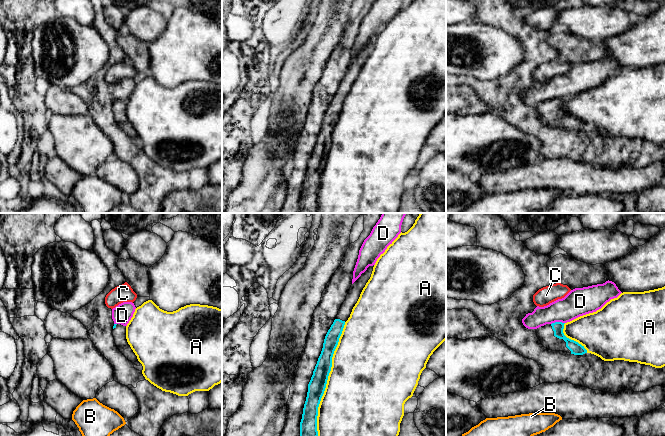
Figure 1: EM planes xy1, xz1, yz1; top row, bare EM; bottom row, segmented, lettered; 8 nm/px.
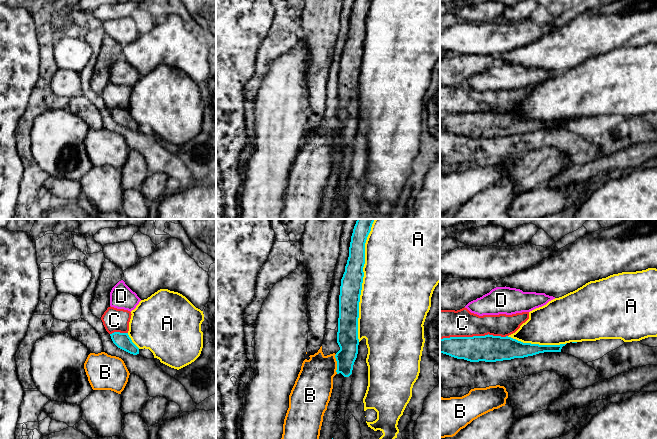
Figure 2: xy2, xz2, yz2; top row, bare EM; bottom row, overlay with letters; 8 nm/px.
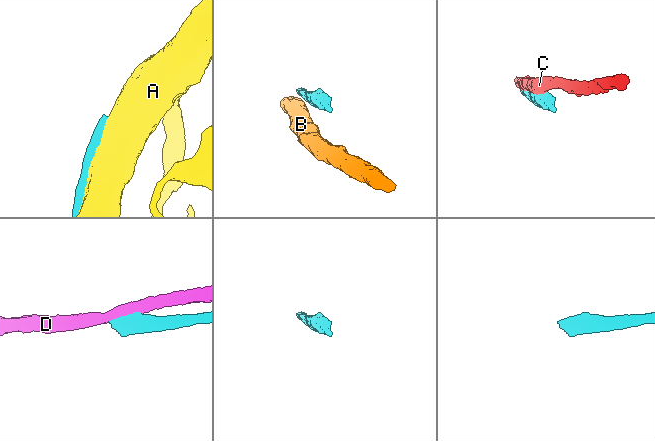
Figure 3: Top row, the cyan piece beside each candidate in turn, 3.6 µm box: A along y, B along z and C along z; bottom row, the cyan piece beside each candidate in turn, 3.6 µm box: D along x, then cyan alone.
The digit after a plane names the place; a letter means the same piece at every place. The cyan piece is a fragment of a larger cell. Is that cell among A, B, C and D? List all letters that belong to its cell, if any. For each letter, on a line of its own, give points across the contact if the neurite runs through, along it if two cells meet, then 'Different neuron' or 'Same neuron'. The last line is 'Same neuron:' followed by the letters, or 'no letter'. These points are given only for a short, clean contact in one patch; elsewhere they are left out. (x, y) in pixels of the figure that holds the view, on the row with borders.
A: Different neuron
B: Different neuron
C: Different neuron
D: Different neuron
Same neuron: no letter

